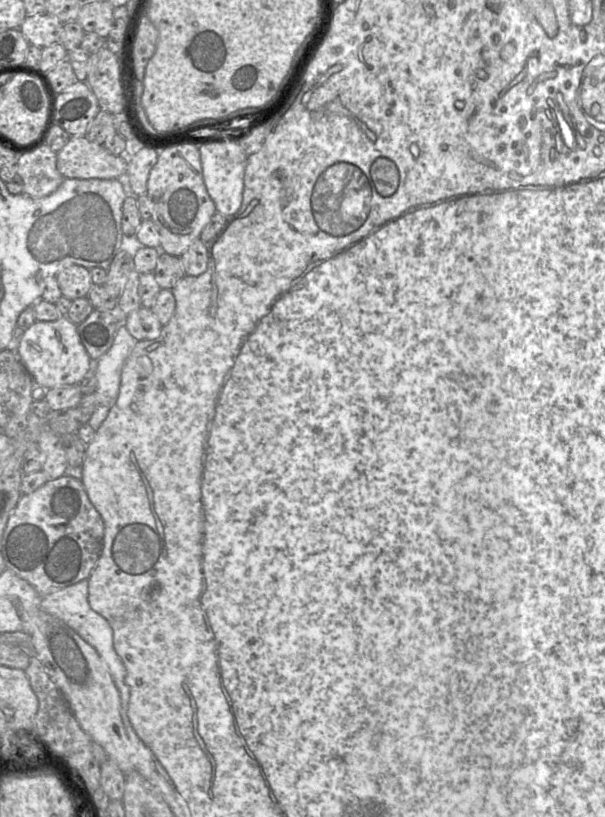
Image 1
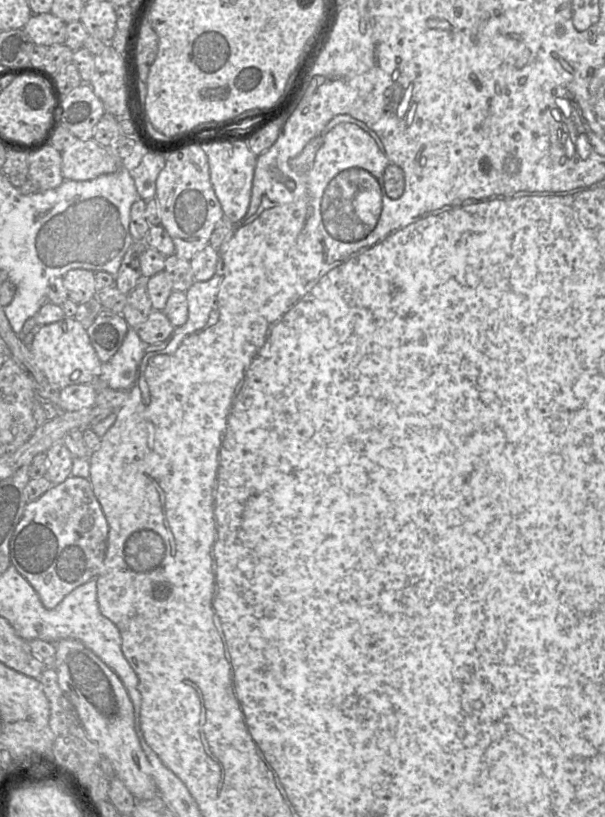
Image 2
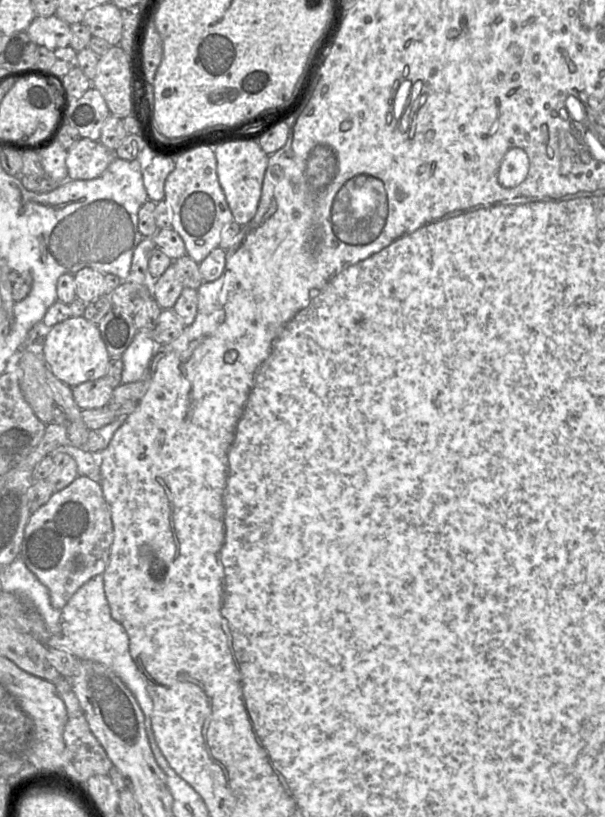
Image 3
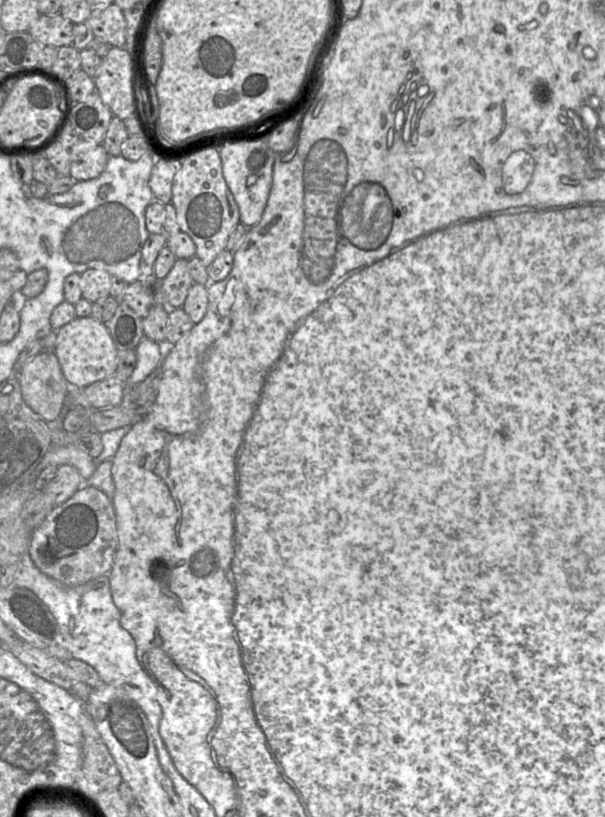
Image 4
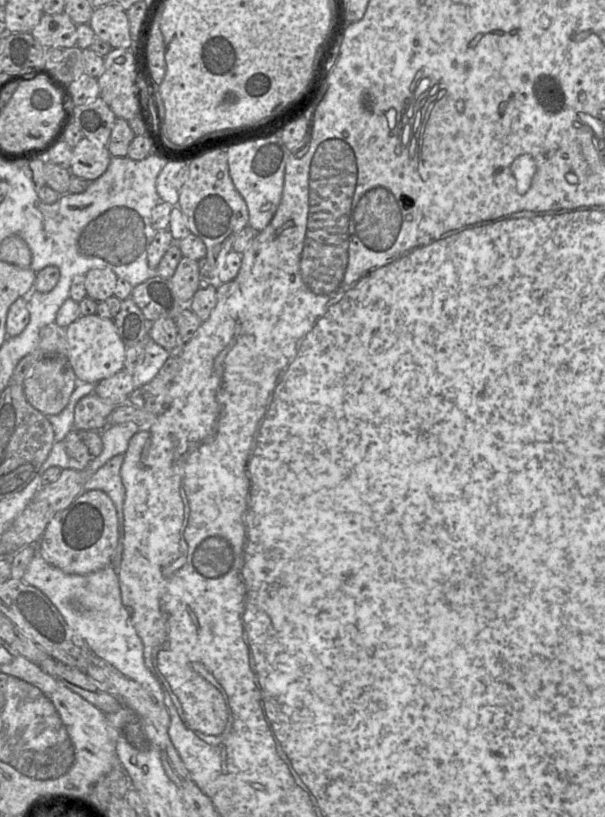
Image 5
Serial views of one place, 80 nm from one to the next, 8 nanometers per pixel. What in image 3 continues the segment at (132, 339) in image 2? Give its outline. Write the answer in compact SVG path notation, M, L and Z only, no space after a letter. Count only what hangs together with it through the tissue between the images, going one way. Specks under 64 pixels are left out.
M138 331L122 355L122 383L133 383L148 377L148 368L158 347L150 333Z

